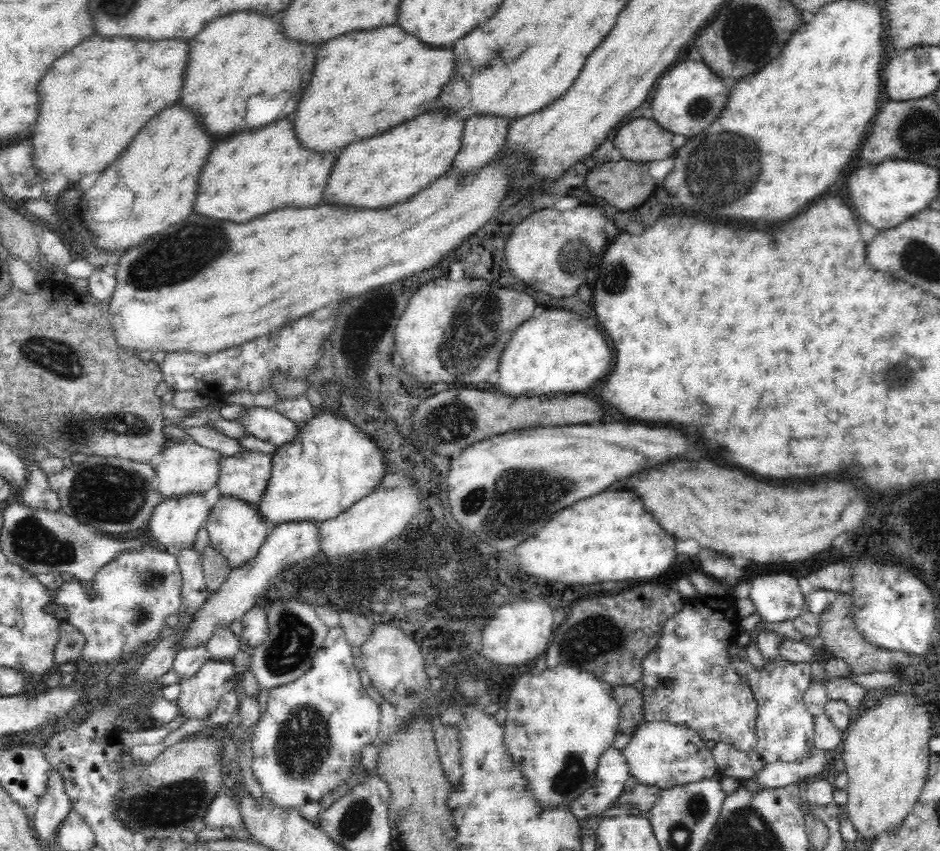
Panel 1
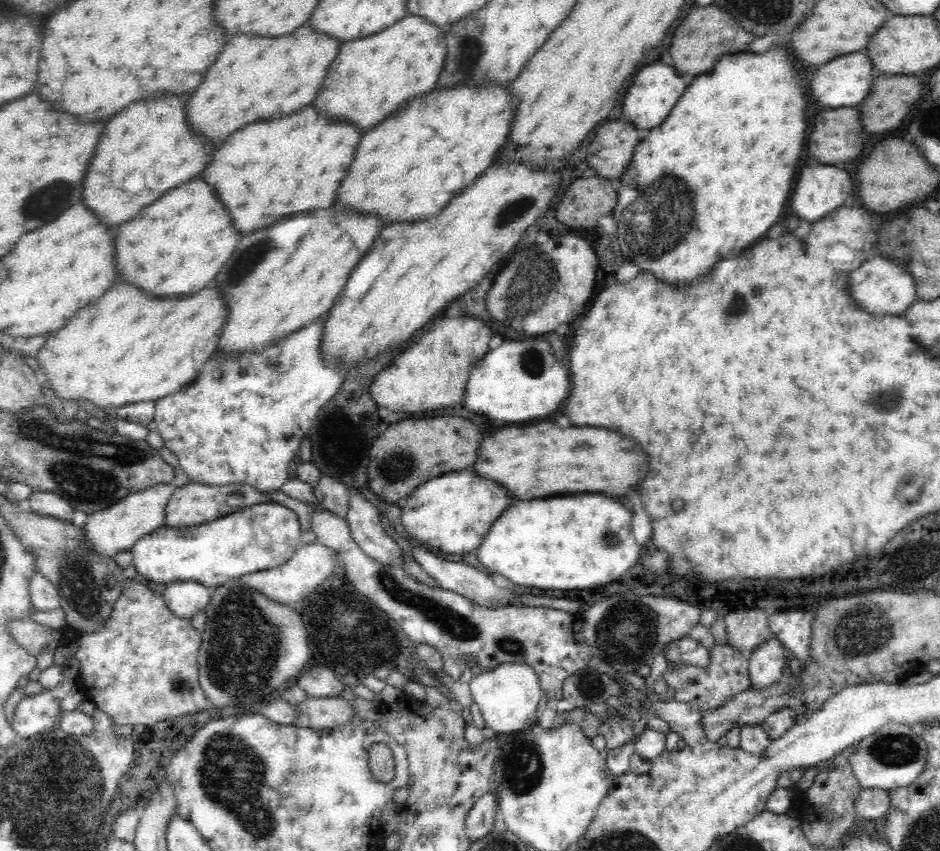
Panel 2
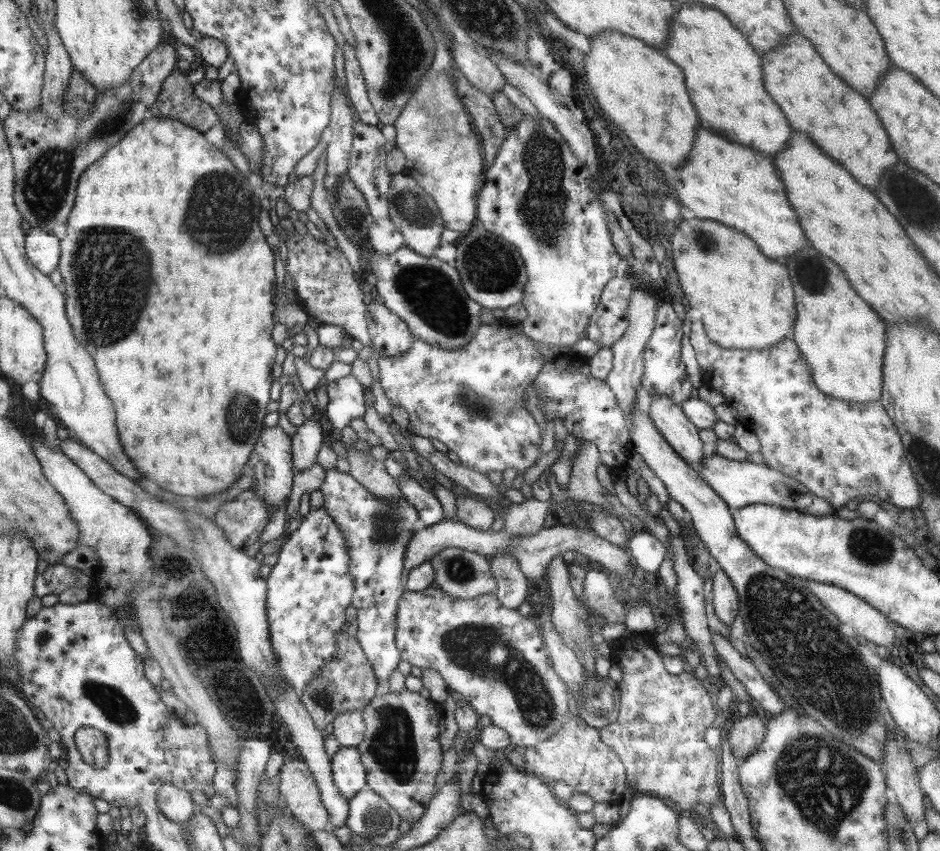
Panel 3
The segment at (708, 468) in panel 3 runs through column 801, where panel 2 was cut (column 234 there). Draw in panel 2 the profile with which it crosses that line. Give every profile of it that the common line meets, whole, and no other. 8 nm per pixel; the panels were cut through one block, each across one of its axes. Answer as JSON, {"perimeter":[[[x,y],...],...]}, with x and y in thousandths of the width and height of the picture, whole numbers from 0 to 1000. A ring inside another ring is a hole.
{"perimeter":[[[203,565],[199,570],[187,575],[177,591],[174,617],[197,619],[198,617],[219,616],[221,612],[232,611],[245,603],[270,592],[285,590],[286,585],[278,577],[264,569],[219,570]]]}

